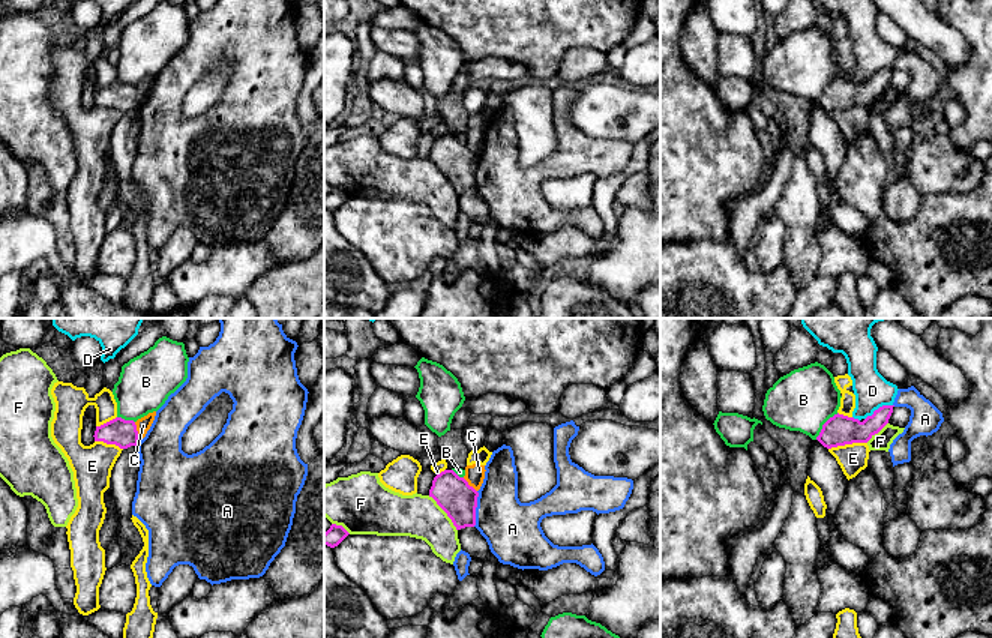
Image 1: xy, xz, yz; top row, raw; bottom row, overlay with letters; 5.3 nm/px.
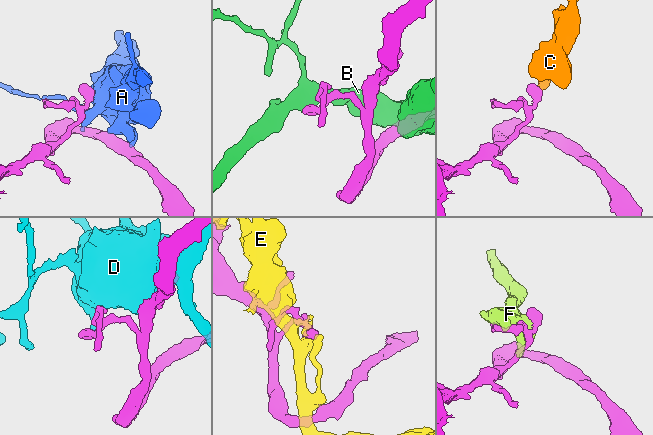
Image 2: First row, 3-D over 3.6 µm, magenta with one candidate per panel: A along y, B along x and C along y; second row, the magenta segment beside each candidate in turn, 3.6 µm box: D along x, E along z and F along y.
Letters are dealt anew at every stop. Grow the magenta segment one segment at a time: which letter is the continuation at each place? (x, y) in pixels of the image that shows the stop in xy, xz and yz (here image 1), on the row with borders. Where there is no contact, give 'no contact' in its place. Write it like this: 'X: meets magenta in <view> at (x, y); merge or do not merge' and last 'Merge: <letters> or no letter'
A: meets magenta in xz at (474, 509); do not merge
B: meets magenta in yz at (823, 425); do not merge
C: meets magenta in xy at (137, 433); do not merge
D: meets magenta in yz at (880, 407); do not merge
E: meets magenta in yz at (847, 443); do not merge
F: meets magenta in xz at (444, 511); do not merge
Merge: no letter

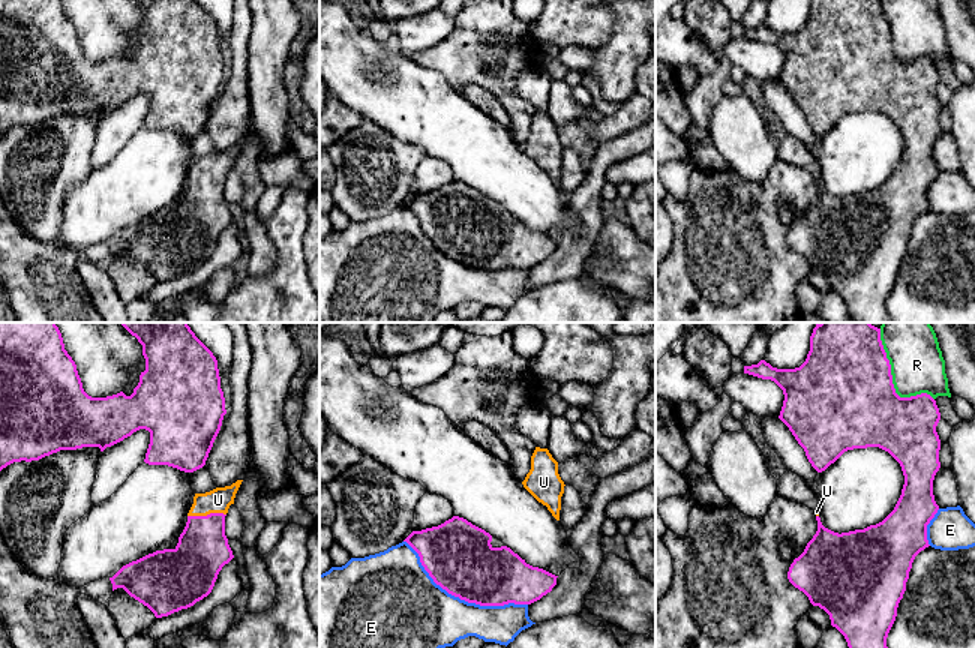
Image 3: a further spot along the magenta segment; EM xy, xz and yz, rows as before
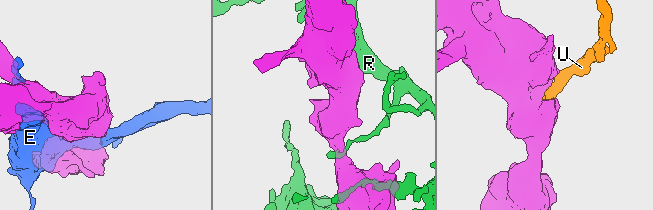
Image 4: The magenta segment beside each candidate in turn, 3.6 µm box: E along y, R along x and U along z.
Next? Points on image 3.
E: meets magenta in xz at (461, 599); do not merge
R: meets magenta in yz at (891, 380); do not merge
U: meets magenta in xy at (207, 515); merge
Merge: U

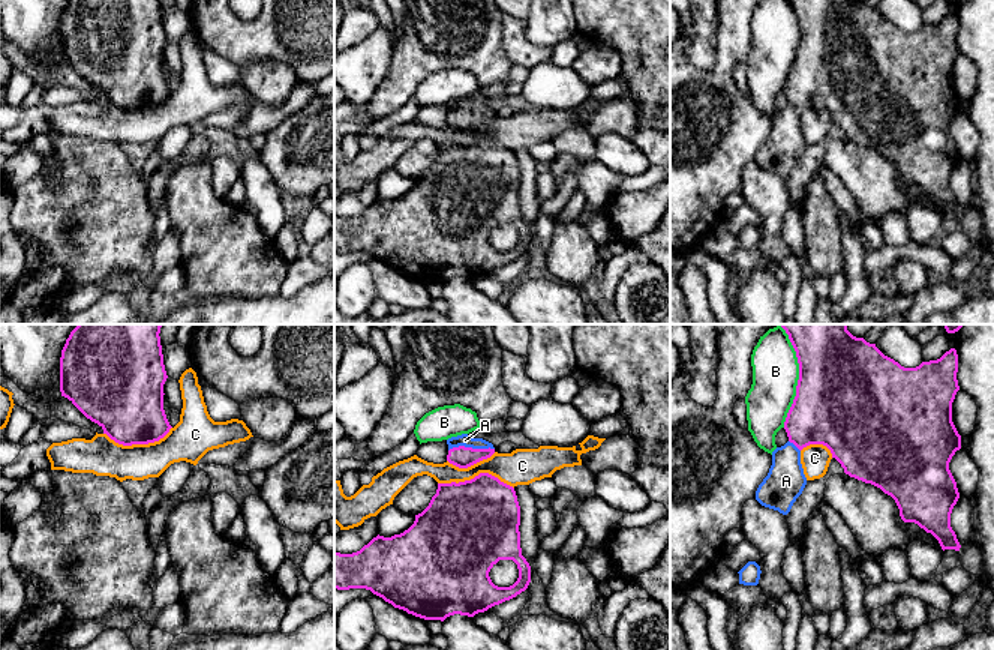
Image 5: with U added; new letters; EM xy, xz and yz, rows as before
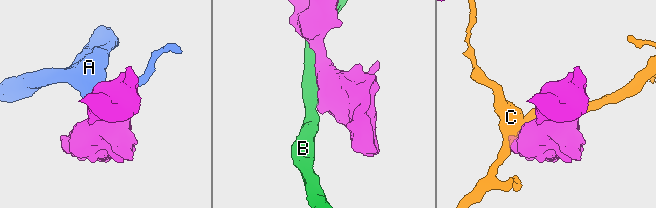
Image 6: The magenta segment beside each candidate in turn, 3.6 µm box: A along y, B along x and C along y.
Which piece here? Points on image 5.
A: meets magenta in xz at (471, 448); merge
B: meets magenta in yz at (799, 376); do not merge
C: meets magenta in xz at (476, 476); do not merge
Merge: A

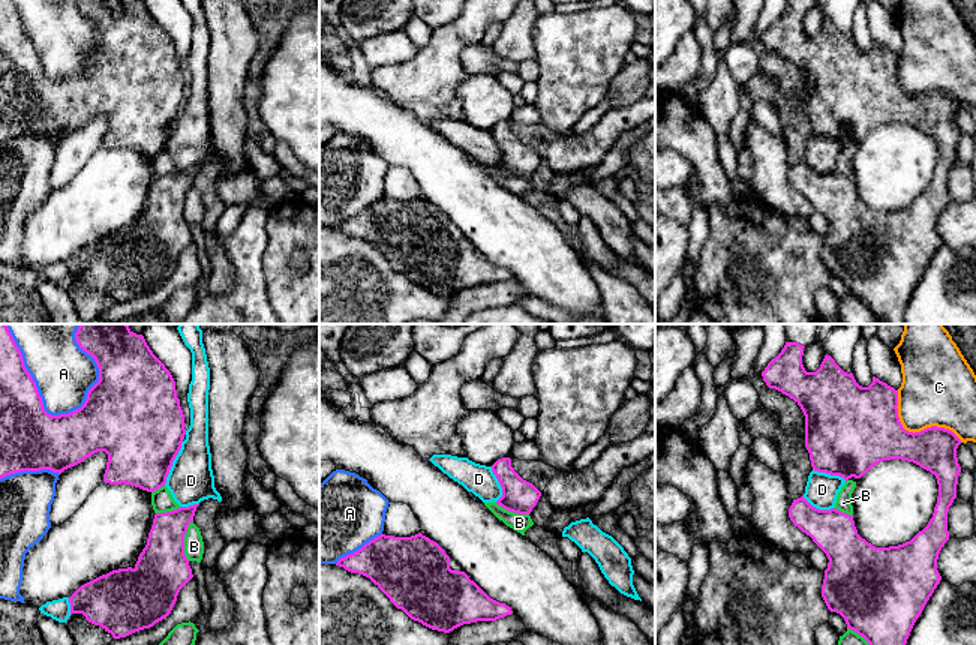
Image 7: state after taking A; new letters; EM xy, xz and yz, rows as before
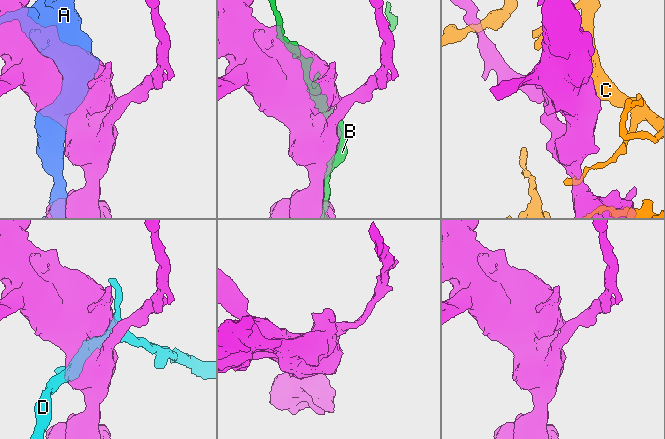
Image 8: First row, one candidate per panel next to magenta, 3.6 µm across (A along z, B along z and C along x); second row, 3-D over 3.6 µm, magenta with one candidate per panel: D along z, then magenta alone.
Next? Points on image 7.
A: meets magenta in xy at (35, 384); do not merge
B: meets magenta in xy at (183, 540); do not merge
C: meets magenta in yz at (915, 432); do not merge
D: meets magenta in xy at (171, 464); do not merge
Merge: no letter

